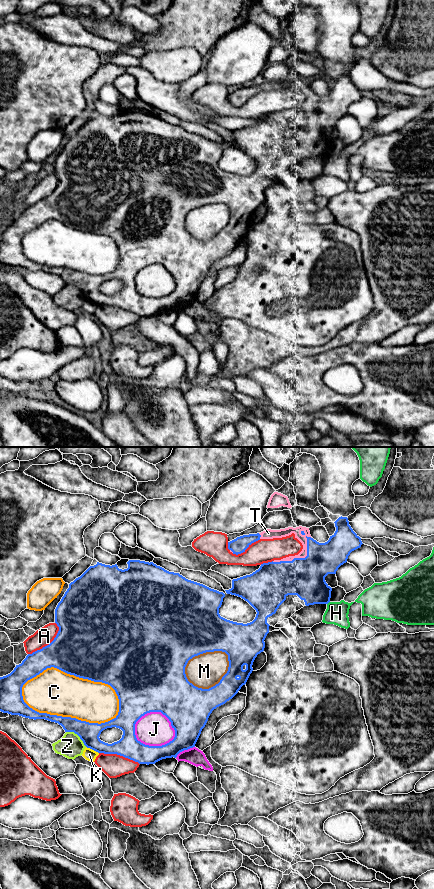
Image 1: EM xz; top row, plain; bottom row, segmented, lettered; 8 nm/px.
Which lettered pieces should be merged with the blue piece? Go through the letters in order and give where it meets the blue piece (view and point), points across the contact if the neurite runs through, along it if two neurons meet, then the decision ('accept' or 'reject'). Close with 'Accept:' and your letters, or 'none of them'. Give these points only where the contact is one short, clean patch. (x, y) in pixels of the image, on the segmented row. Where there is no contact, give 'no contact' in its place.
A: xz (50, 643) | reject
C: xz (65, 717) | reject
H: xz (328, 602) | reject
J: xz (148, 745) | reject
K: xz (92, 749) | reject
M: xz (198, 654) | reject
T: xz (299, 558) | accept
Z: xz (77, 734) | reject
Accept: T

